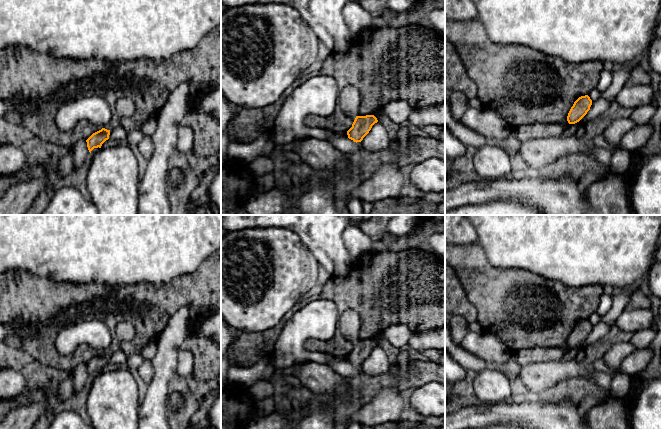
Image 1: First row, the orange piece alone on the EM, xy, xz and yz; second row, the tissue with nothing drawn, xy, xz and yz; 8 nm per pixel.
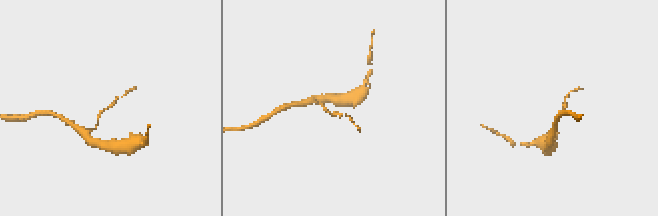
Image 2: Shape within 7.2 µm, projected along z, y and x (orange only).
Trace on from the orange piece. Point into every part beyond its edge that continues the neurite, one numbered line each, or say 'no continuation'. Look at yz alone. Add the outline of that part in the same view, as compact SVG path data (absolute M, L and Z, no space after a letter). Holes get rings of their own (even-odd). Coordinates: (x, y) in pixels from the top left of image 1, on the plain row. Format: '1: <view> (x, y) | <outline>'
no continuation

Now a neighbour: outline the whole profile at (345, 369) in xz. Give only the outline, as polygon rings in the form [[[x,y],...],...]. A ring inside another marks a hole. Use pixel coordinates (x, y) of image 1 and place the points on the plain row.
[[[333,359],[328,363],[328,366],[344,378],[353,377],[358,374],[358,368],[346,361]]]

